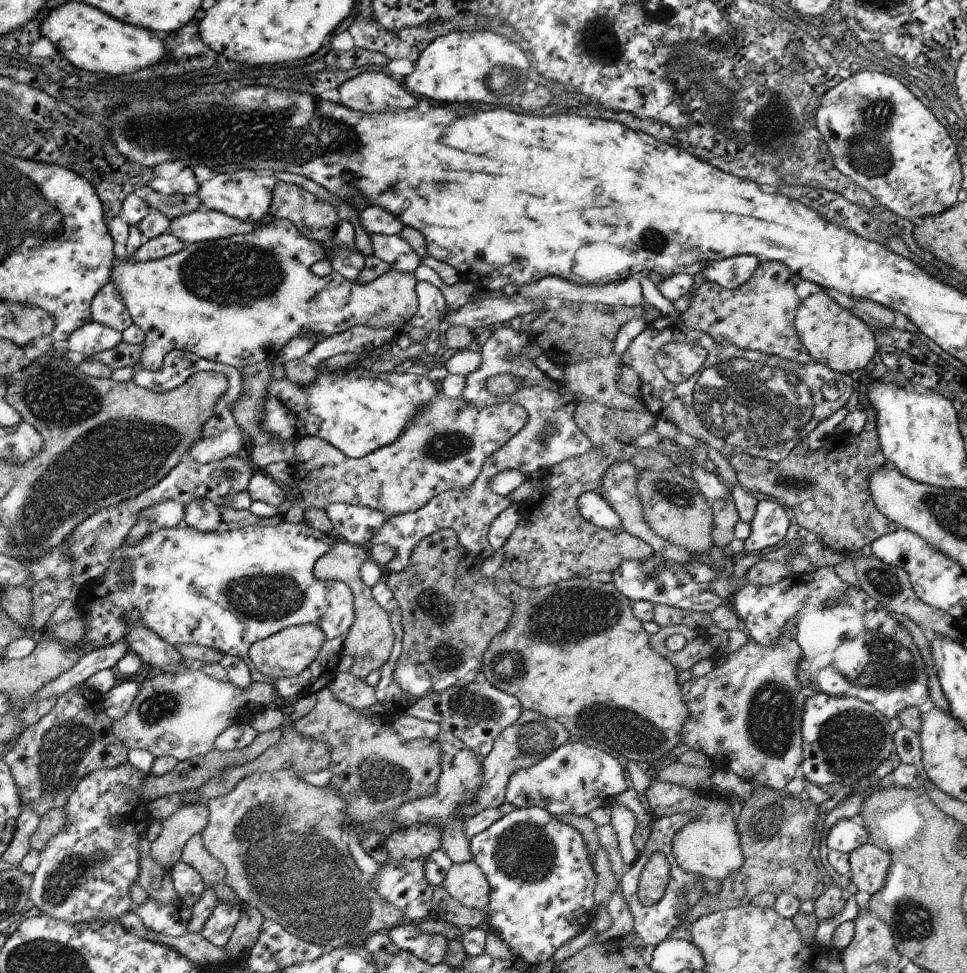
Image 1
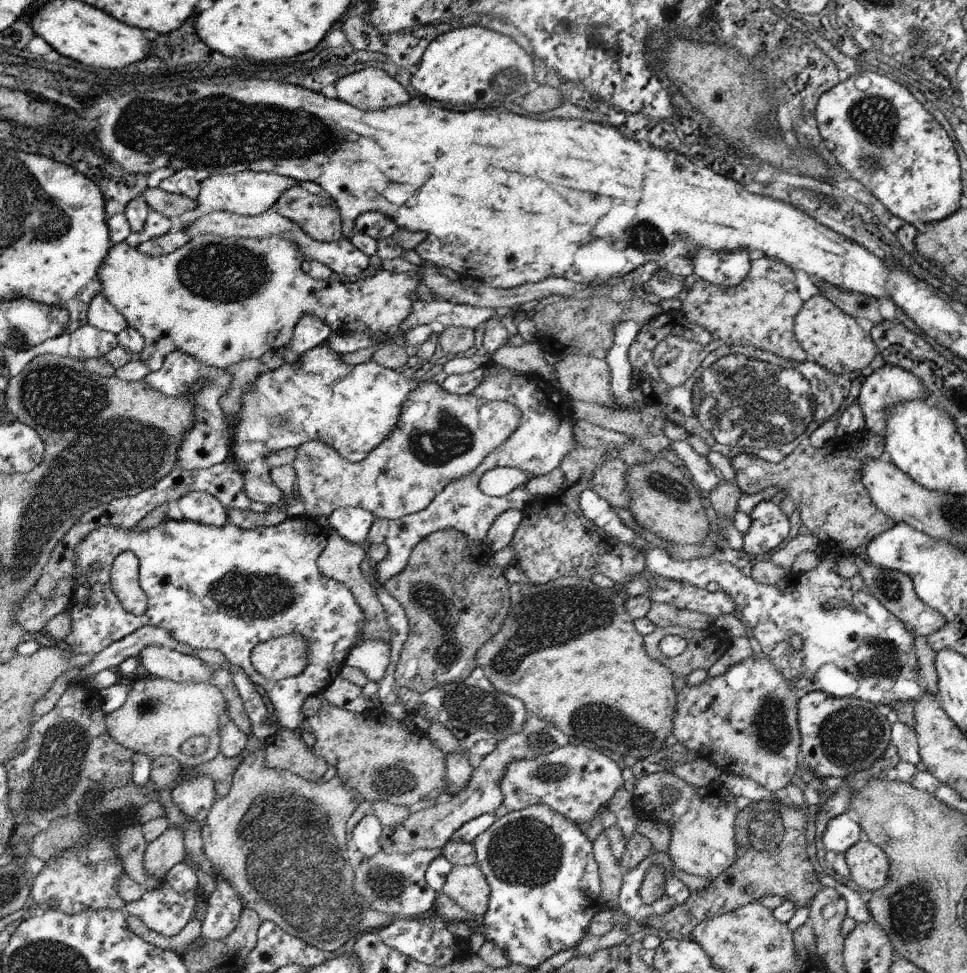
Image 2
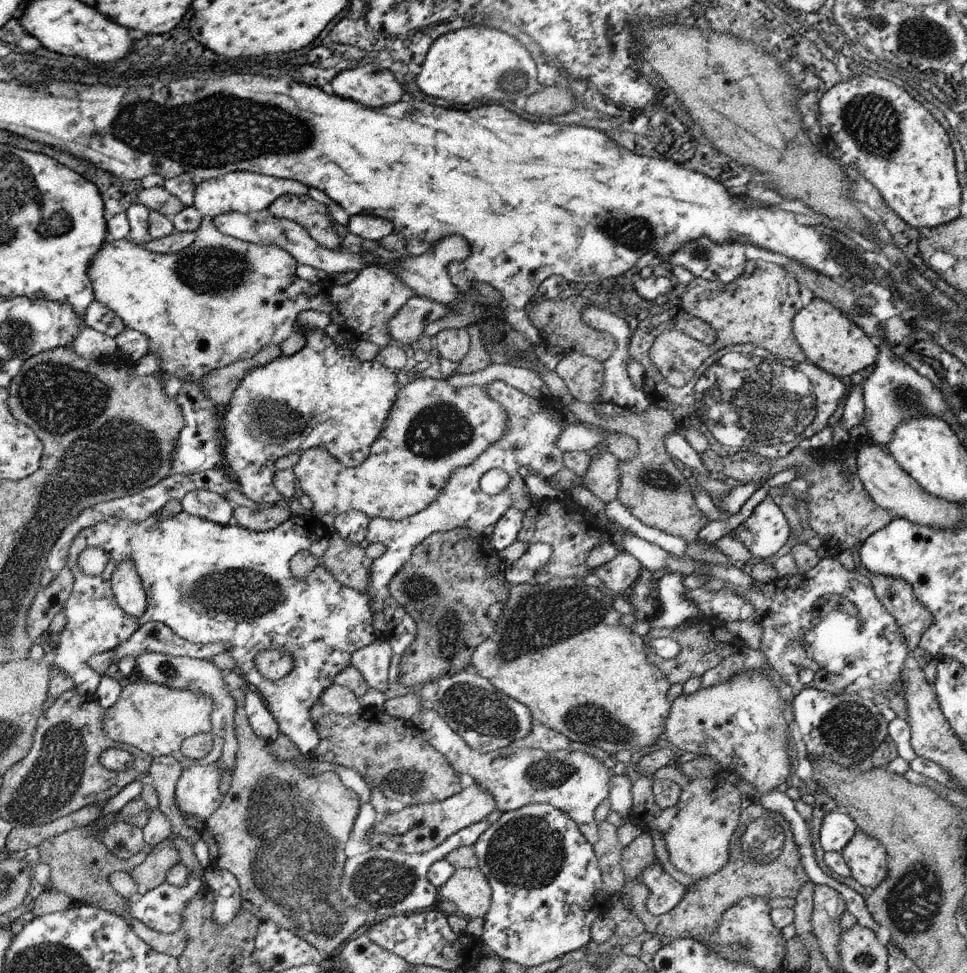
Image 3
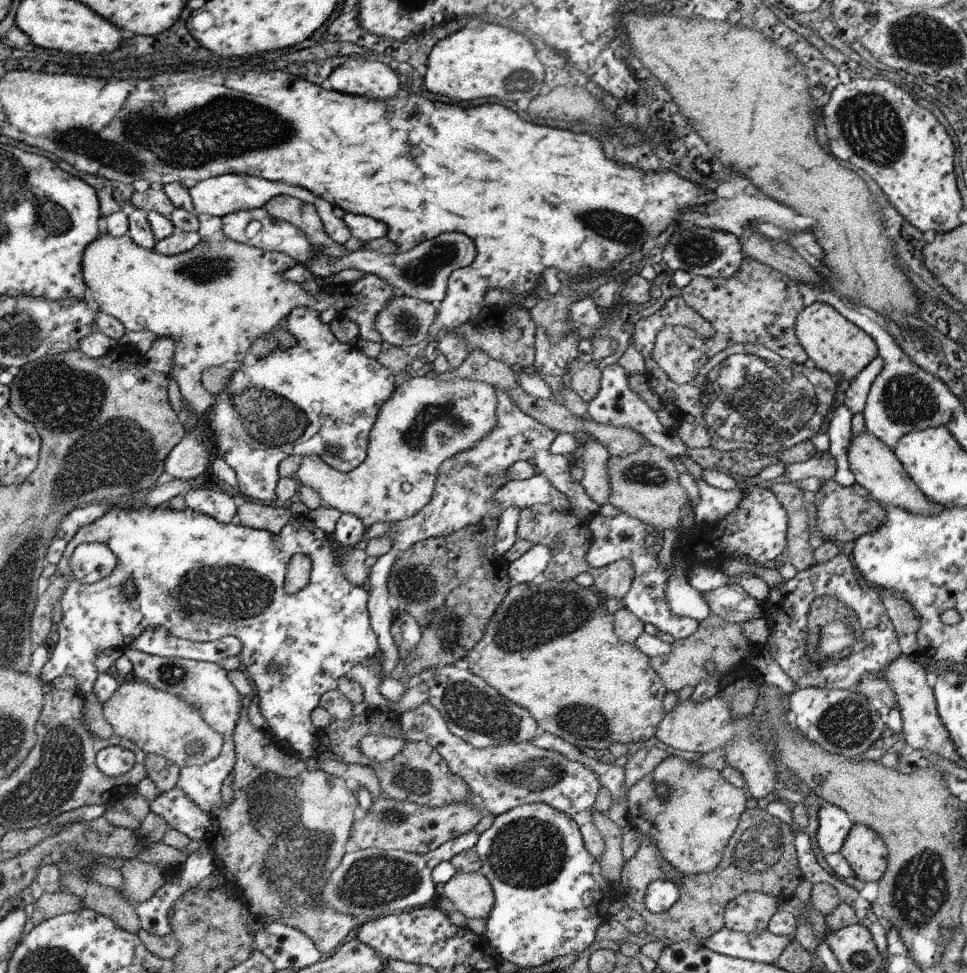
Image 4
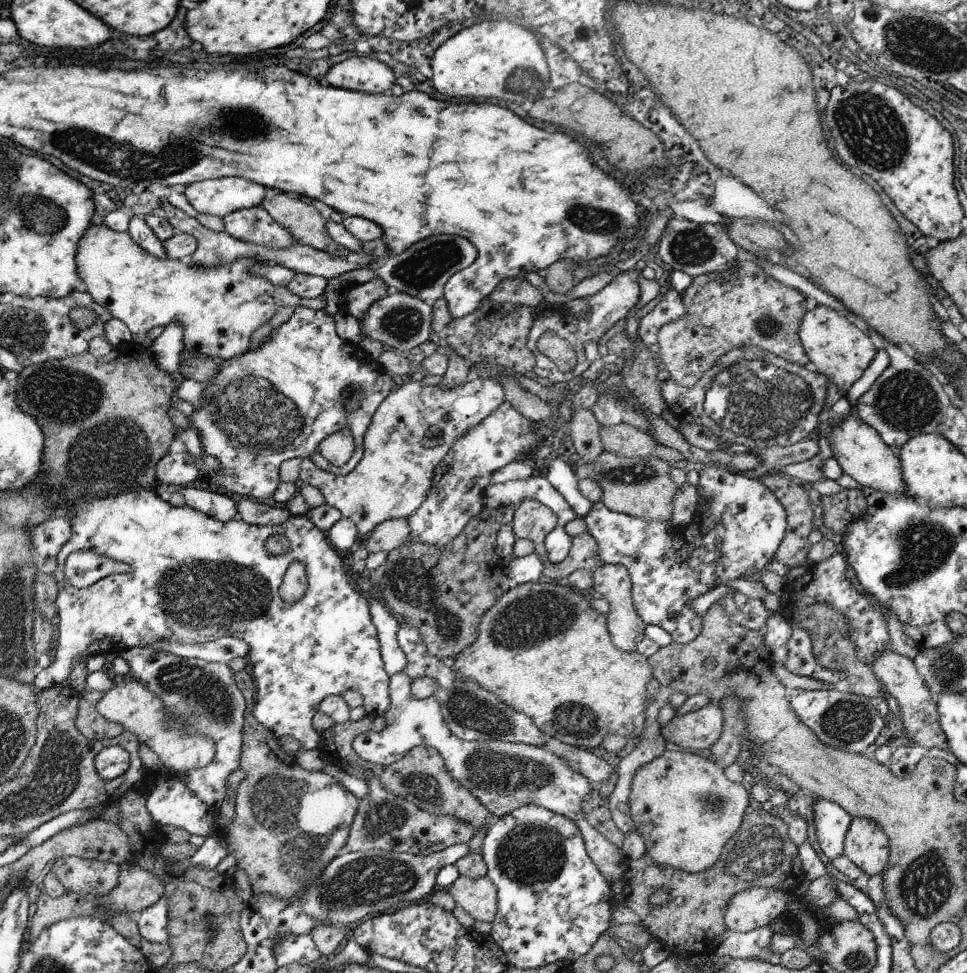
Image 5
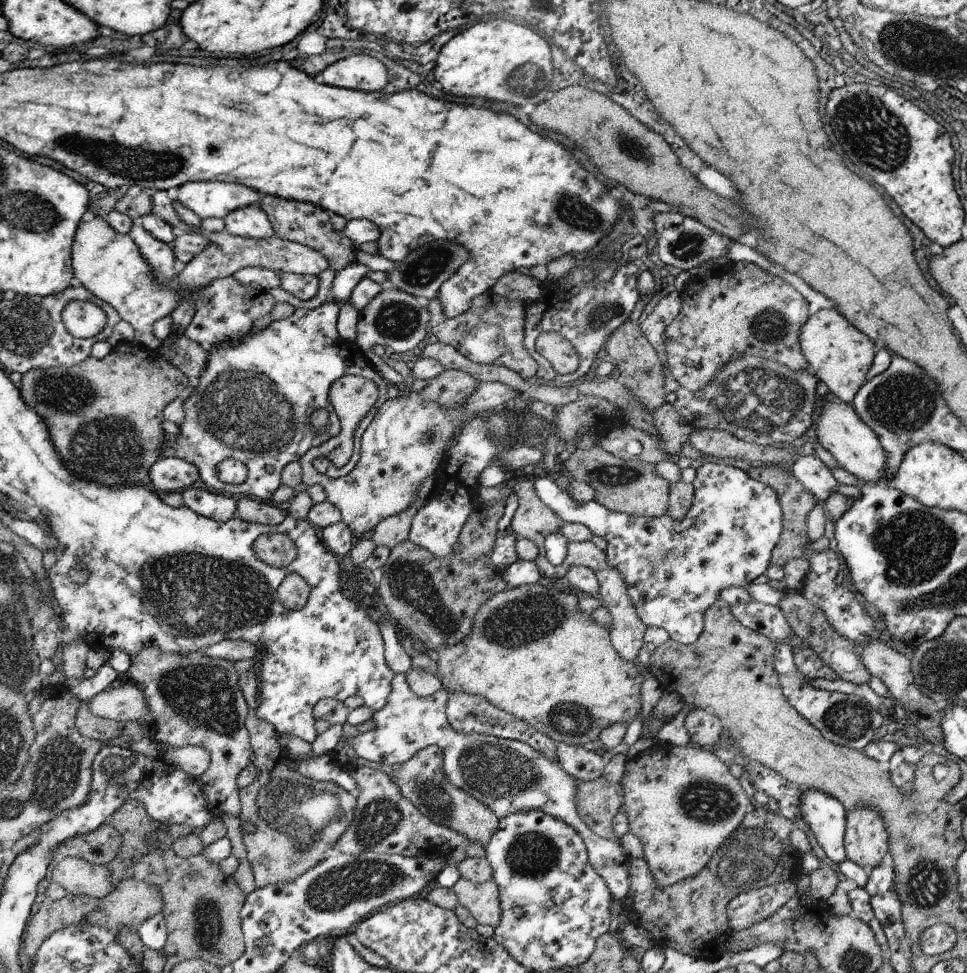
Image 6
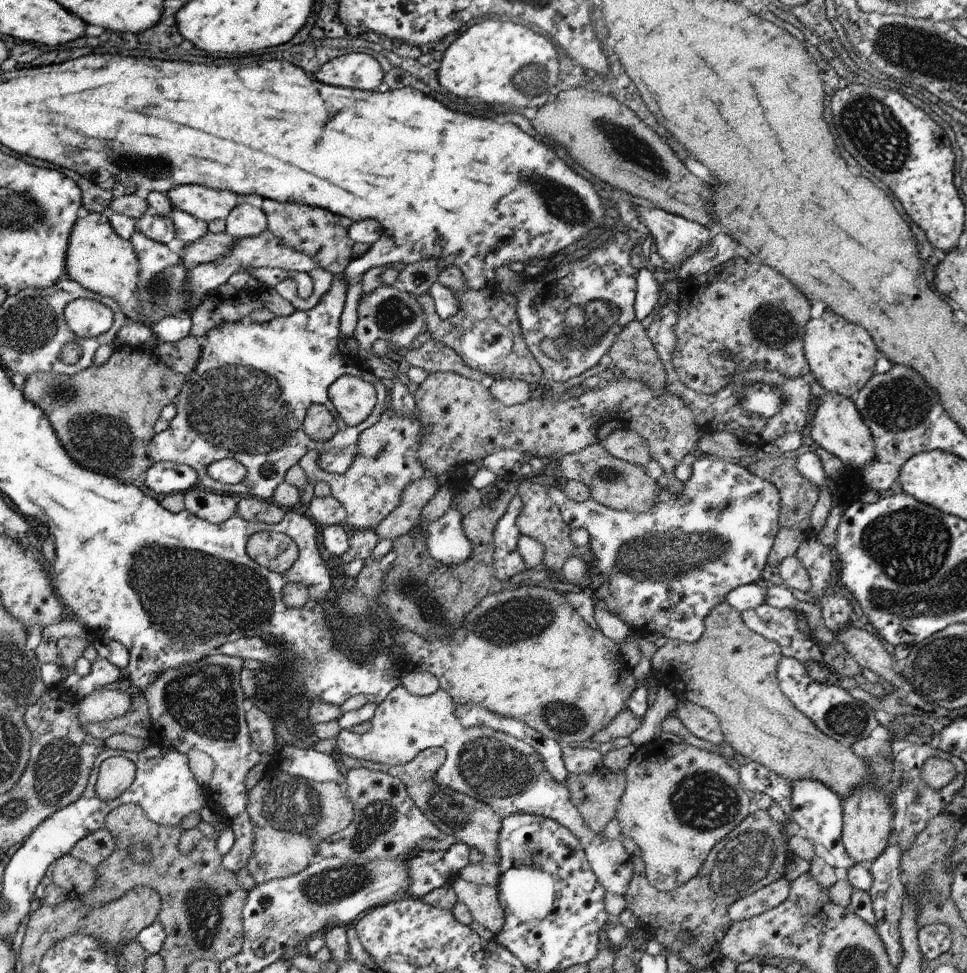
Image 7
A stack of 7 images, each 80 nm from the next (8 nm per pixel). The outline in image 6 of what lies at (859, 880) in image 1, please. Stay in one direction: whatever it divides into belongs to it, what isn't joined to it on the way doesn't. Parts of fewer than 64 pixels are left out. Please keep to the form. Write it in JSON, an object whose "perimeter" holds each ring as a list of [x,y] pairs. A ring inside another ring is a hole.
{"perimeter":[[[856,805],[846,812],[843,841],[847,859],[871,870],[889,849],[885,820],[878,809],[868,805]]]}

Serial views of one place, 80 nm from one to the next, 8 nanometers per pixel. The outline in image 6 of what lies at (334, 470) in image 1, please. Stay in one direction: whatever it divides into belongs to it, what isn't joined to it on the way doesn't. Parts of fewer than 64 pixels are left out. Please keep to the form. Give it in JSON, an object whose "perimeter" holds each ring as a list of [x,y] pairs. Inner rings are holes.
{"perimeter":[[[490,381],[479,384],[475,394],[458,409],[443,409],[436,403],[426,403],[421,392],[409,391],[410,396],[402,399],[392,393],[379,408],[374,422],[363,432],[359,462],[346,476],[332,478],[321,473],[314,465],[320,456],[318,449],[310,449],[298,460],[303,472],[303,487],[322,486],[327,499],[340,510],[341,520],[357,536],[370,534],[384,519],[412,504],[423,480],[440,467],[440,460],[448,450],[447,442],[458,427],[468,424],[478,413],[508,407],[520,394],[506,383]]]}

